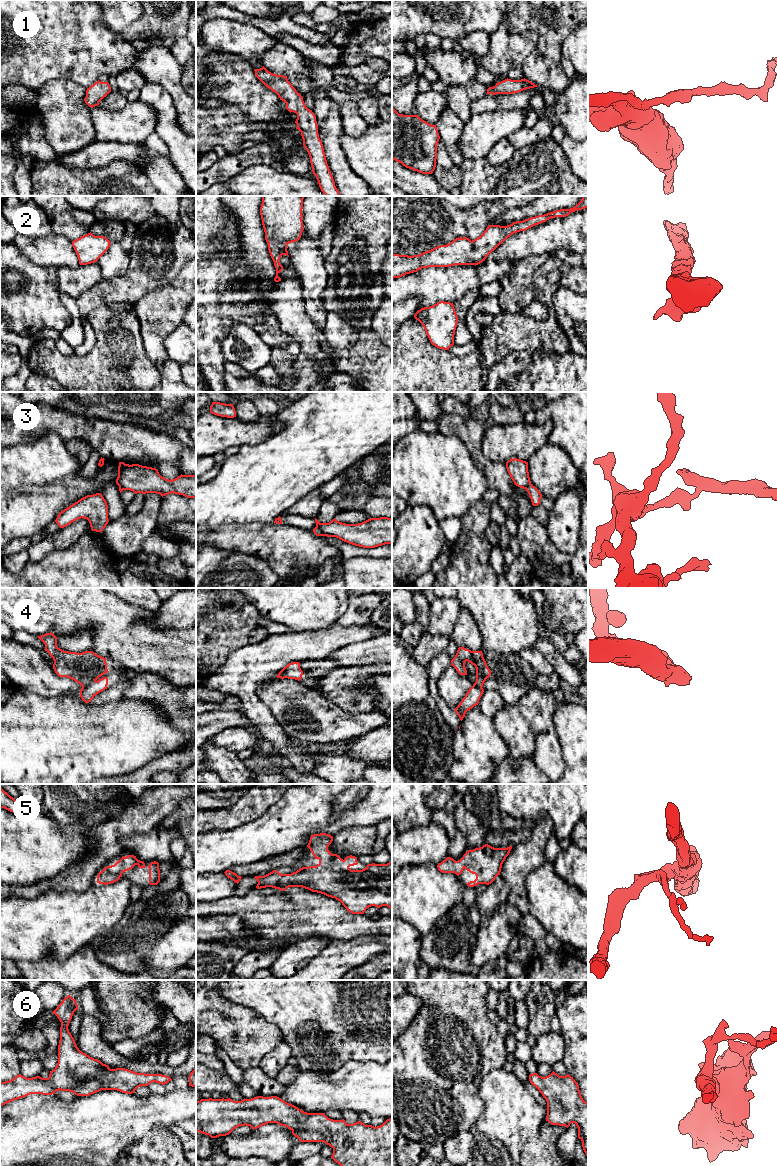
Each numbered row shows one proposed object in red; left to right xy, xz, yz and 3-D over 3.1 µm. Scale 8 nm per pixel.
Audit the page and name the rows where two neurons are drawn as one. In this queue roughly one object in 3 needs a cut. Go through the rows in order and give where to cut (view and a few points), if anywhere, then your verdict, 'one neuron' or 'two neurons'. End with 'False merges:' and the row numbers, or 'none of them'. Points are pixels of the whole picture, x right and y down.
1: cut none; one neuron
2: cut none; one neuron
3: cut xz (316, 526), (325, 535); two neurons
4: cut xy (95, 680), (82, 687); two neurons
5: cut none; one neuron
6: cut none; one neuron
False merges: 3, 4

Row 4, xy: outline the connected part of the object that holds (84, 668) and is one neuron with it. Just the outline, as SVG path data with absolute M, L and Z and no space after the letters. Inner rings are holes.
M51 632L38 638L45 644L44 650L53 658L53 669L59 677L70 678L86 687L109 672L106 658L93 651L82 653L64 651L57 646L57 637Z

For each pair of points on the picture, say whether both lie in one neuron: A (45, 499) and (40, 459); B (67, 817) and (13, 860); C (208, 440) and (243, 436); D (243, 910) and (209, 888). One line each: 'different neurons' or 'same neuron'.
A: different neurons
B: different neurons
C: same neuron
D: different neurons

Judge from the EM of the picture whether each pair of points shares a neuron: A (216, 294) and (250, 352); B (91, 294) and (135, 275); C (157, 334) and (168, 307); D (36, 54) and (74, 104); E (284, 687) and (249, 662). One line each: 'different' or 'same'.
A: different
B: same
C: same
D: different
E: different

